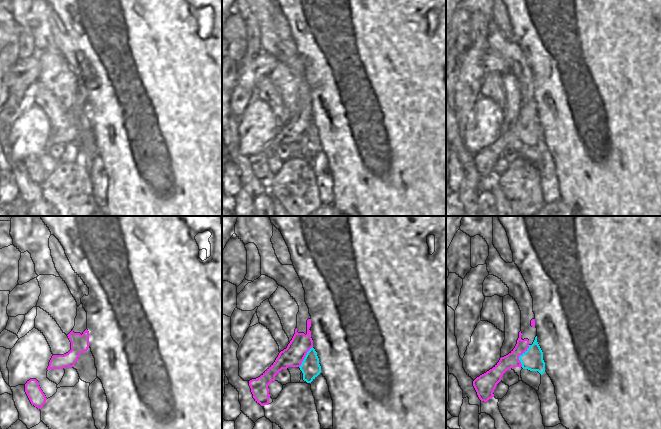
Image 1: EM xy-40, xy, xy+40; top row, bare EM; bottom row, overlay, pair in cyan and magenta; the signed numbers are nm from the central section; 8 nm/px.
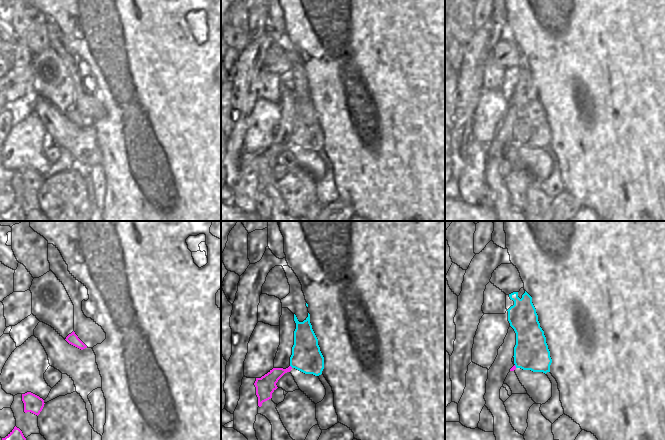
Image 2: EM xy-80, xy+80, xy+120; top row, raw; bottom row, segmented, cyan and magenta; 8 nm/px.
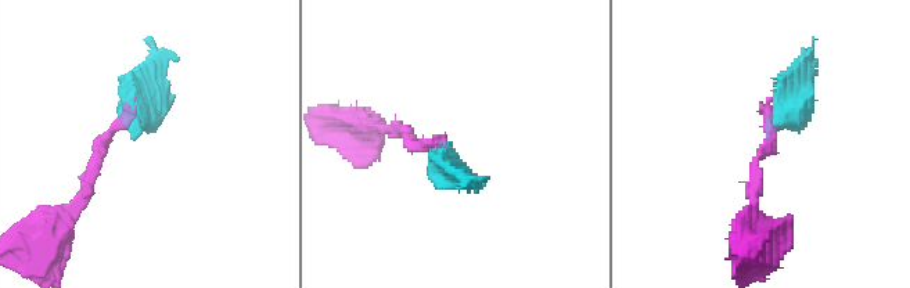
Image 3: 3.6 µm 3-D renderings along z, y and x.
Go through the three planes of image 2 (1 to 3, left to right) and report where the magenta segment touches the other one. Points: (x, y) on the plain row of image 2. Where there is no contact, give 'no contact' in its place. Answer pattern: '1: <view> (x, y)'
1: no contact
2: xy+80 (291, 142)
3: xy+120 (515, 141)

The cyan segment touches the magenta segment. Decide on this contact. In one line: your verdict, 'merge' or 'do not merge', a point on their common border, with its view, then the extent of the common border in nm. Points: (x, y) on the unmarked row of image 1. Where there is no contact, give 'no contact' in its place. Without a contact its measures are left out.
do not merge; meets cyan in xy+40 at (519, 132); contact 190 nm long

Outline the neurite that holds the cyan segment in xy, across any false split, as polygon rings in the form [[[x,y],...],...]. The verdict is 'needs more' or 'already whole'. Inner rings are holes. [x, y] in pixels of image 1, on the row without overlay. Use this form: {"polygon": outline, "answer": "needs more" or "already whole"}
{"polygon": [[[313,123],[307,128],[299,144],[303,149],[303,156],[307,159],[311,159],[321,149],[319,134]]], "answer": "already whole"}

